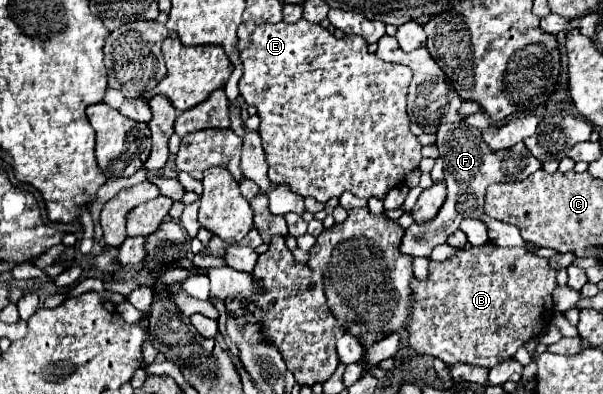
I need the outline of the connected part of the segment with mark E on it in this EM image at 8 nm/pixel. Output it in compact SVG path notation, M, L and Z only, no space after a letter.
M299 19L293 25L285 23L285 21L281 21L281 23L265 23L265 25L259 25L259 29L255 29L255 33L251 37L251 45L241 51L241 61L243 61L243 77L239 81L239 91L245 97L247 105L255 105L257 107L257 113L261 117L259 135L261 135L261 141L263 141L265 159L267 159L267 165L269 165L269 179L271 179L273 185L287 183L301 197L315 197L321 203L325 203L329 197L339 197L343 191L349 191L349 193L353 193L359 199L369 199L373 195L383 199L391 187L401 185L405 175L419 167L421 143L409 131L409 123L411 121L409 121L407 109L405 109L407 87L411 83L411 69L407 69L405 65L379 61L373 53L367 51L367 43L361 37L345 35L343 39L337 39L333 33L329 33L319 23L309 23L305 19Z

